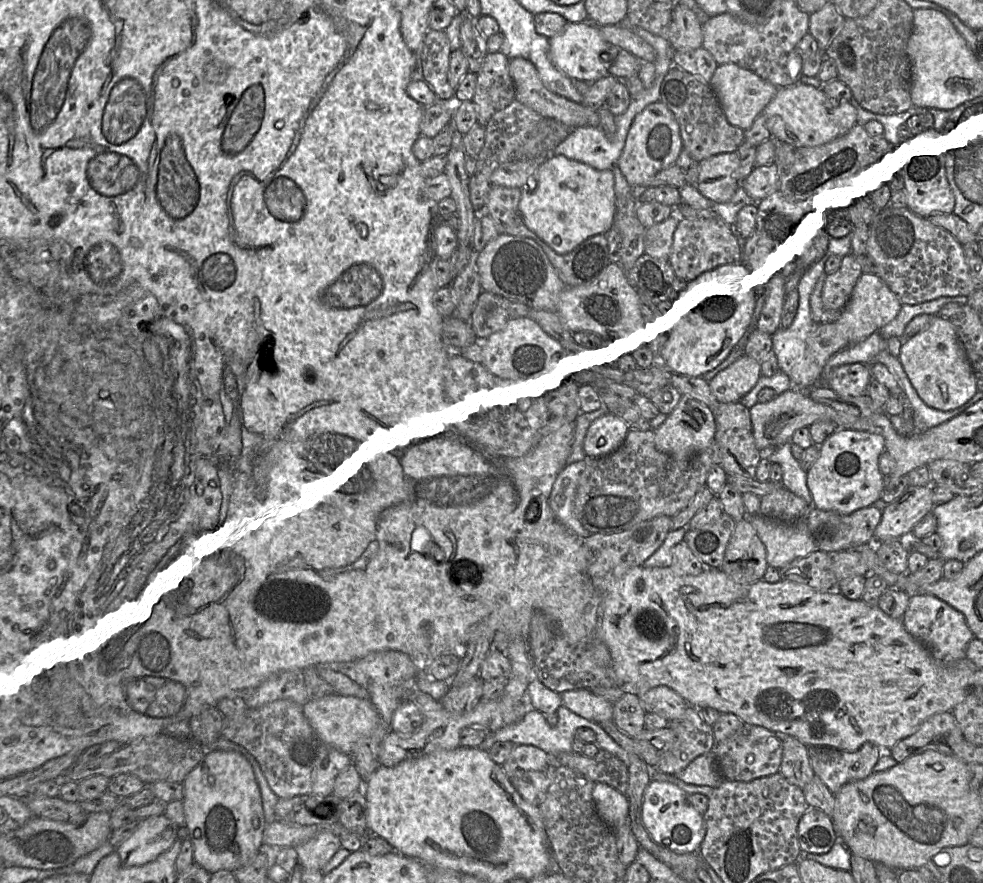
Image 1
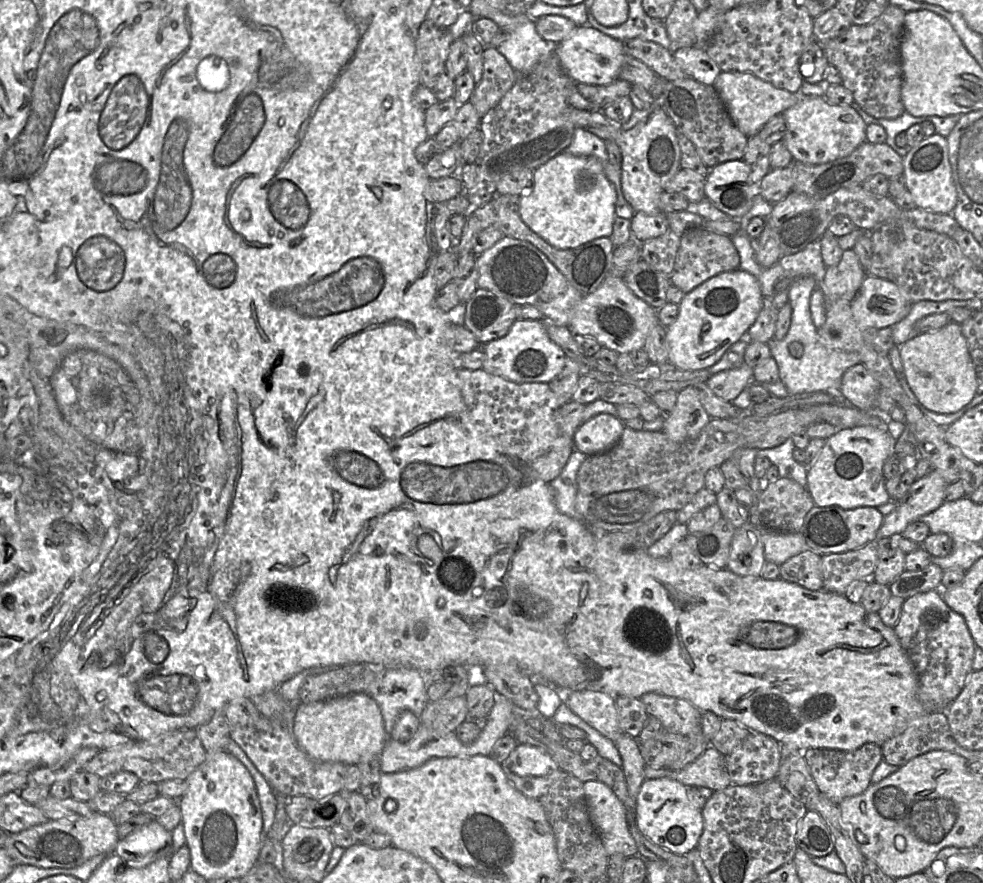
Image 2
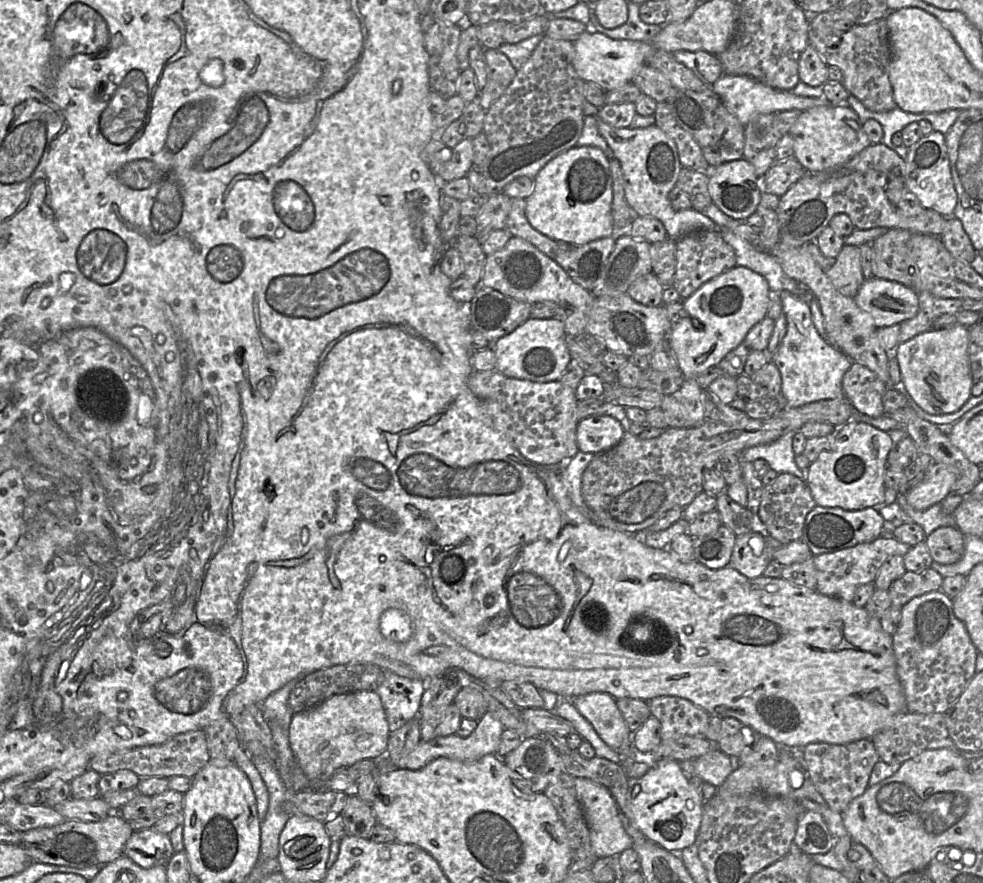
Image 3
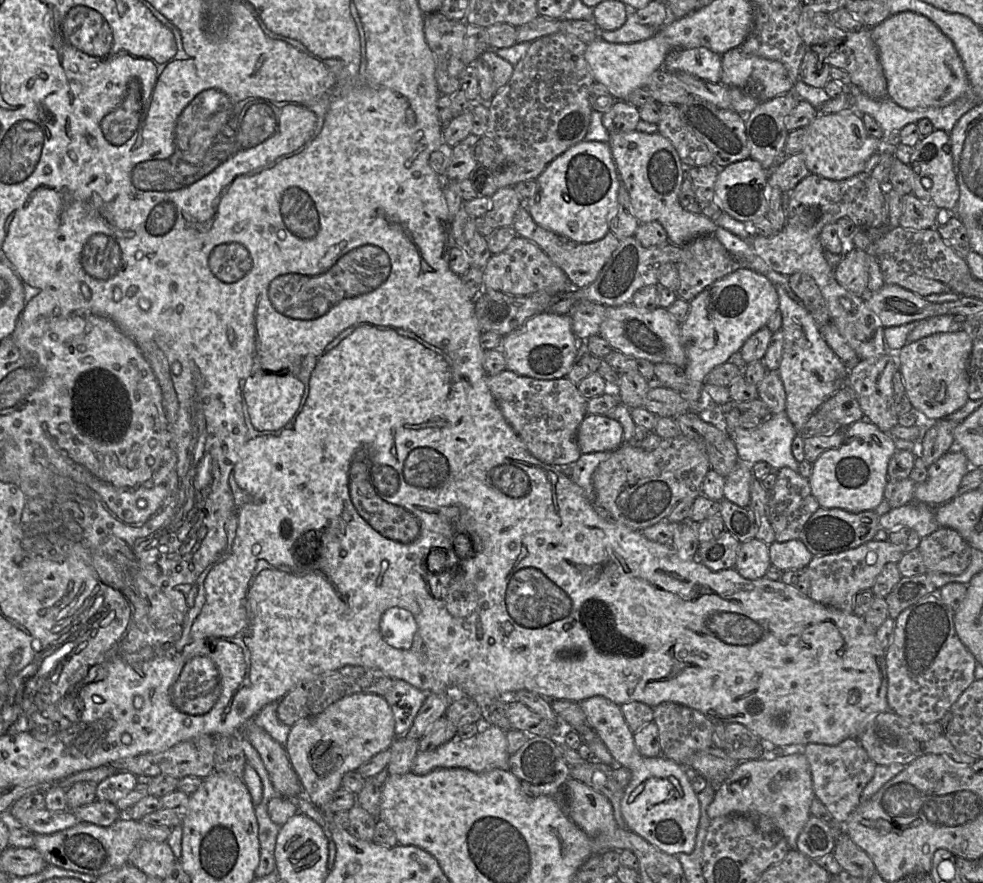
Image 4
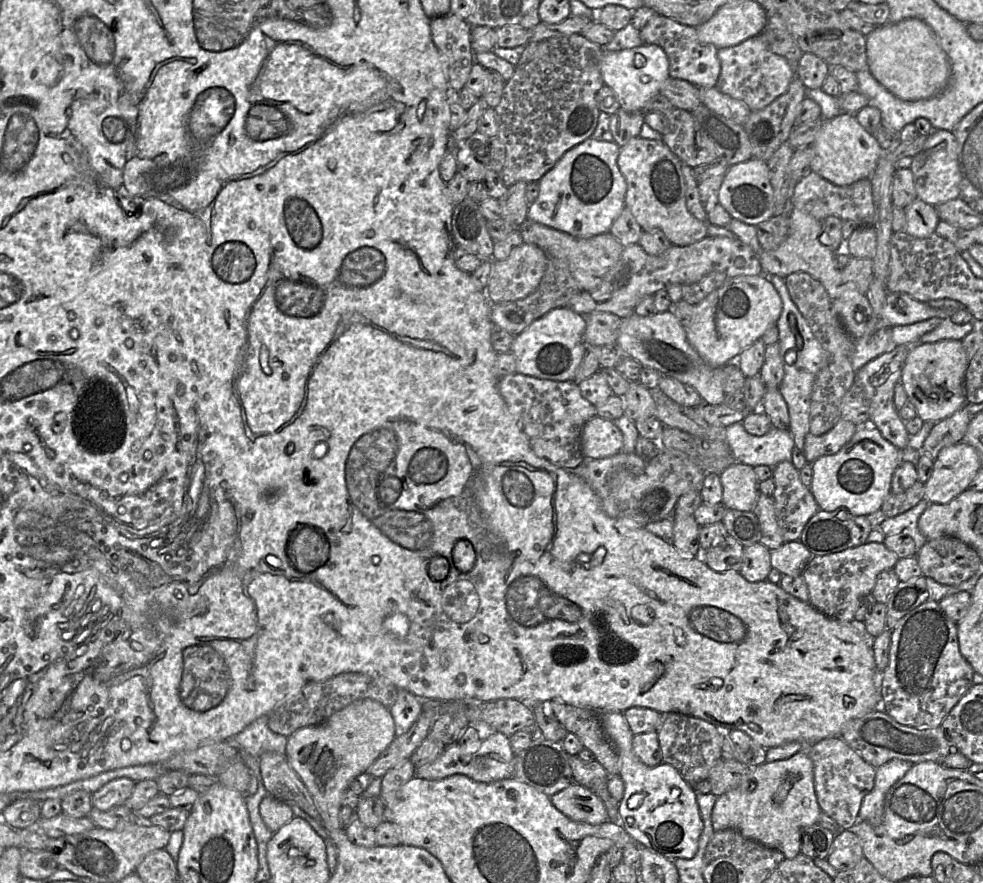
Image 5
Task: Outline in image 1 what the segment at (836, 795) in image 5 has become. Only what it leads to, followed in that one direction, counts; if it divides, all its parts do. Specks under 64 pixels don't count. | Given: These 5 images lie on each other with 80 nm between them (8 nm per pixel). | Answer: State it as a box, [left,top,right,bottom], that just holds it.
[808,743,883,794]

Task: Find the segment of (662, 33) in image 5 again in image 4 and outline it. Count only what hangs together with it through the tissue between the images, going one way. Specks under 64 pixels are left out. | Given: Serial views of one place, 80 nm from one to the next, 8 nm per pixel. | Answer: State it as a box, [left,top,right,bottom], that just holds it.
[662,47,721,83]

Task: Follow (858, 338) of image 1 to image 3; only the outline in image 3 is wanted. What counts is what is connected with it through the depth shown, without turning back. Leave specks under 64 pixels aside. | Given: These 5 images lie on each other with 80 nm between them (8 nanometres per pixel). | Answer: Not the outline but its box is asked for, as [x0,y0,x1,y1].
[854,277,919,328]

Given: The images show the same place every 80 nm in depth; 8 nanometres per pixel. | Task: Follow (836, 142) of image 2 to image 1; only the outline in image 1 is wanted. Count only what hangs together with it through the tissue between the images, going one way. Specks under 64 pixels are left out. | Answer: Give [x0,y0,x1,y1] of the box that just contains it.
[763,82,857,148]

